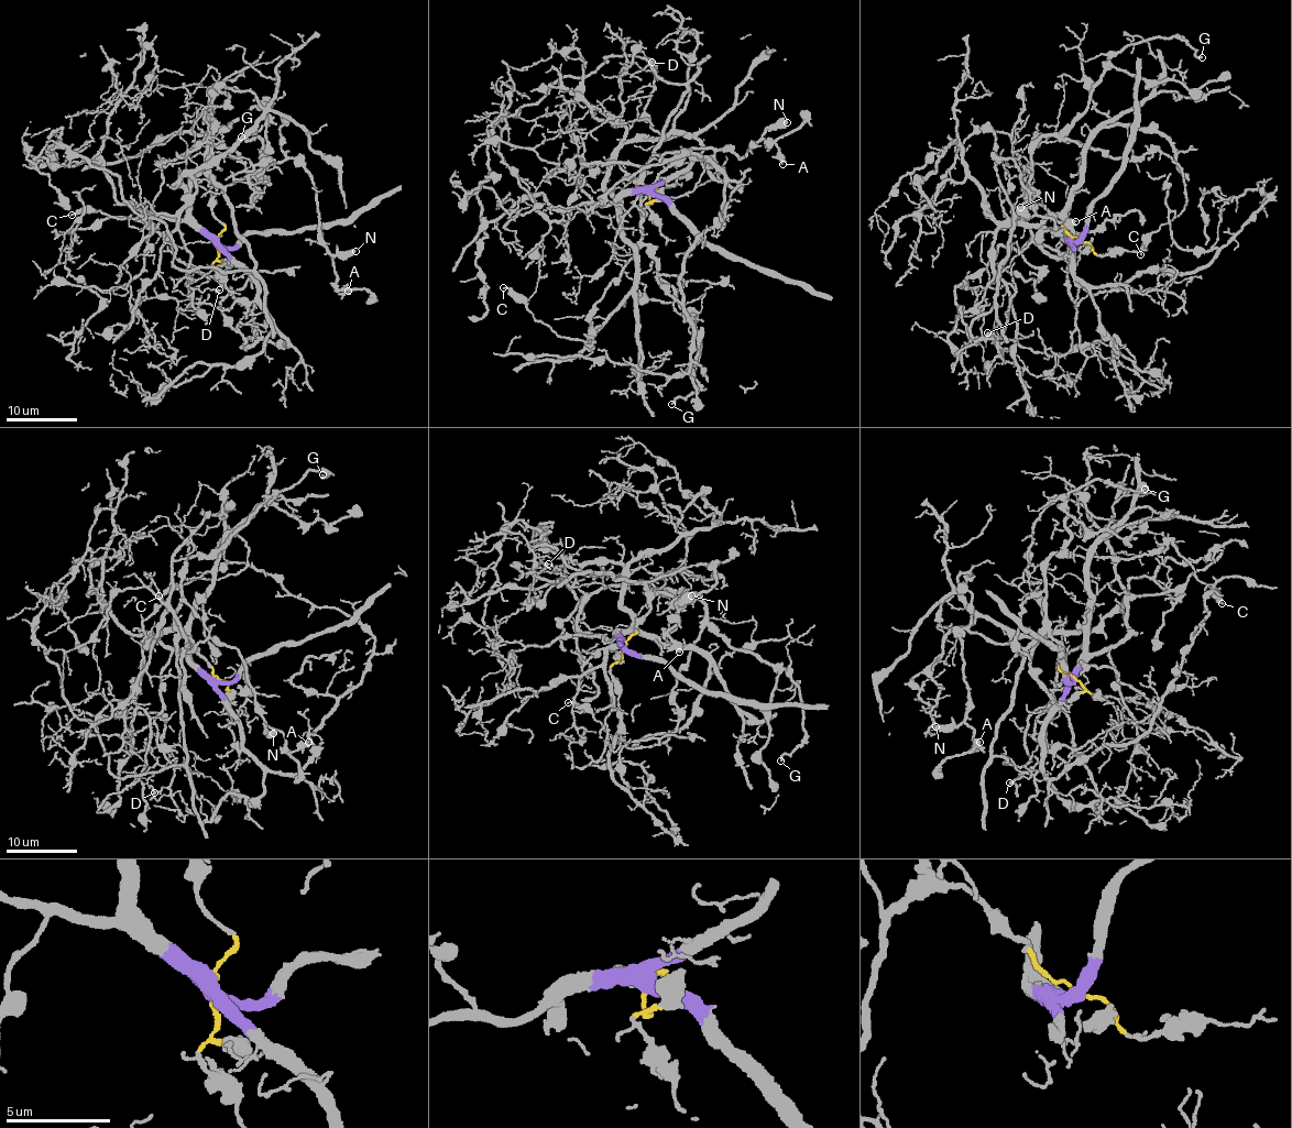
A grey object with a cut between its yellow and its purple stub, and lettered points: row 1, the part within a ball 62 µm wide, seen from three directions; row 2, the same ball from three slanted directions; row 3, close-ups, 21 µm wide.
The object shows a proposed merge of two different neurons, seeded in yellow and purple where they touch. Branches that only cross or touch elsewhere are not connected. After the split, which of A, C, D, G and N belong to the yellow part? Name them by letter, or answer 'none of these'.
A, C, G, N

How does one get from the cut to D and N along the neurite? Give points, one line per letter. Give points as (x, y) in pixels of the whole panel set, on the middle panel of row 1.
D: (649, 196), (627, 190), (620, 205), (605, 186), (625, 130), (609, 121), (622, 110), (620, 79), (653, 62)
N: (649, 197), (656, 189), (643, 190), (643, 170), (654, 155), (710, 148), (743, 157), (764, 131), (787, 122)

